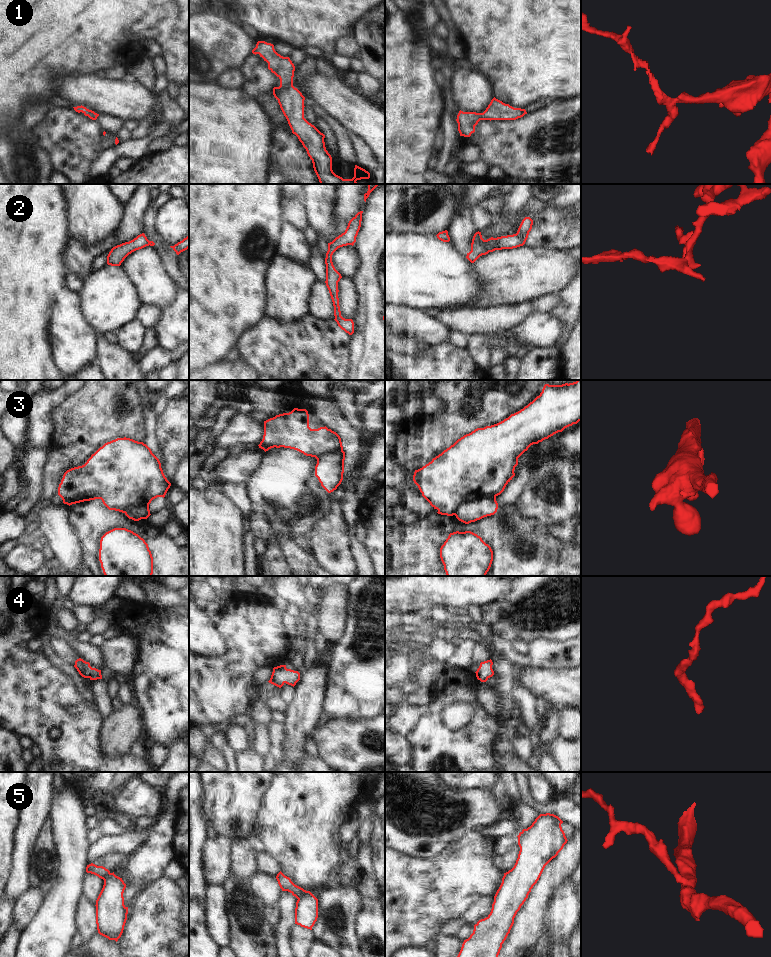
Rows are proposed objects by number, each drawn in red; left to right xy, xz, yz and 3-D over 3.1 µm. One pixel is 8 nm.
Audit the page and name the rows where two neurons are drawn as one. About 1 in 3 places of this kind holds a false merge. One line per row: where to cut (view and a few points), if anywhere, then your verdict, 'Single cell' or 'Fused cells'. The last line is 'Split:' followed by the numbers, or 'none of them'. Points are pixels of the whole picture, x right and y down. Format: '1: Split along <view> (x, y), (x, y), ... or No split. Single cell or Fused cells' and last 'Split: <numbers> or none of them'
1: No split. Single cell
2: Split along yz (515, 234), (524, 243). Fused cells
3: Split along yz (495, 496), (465, 501), (454, 514). Fused cells
4: No split. Single cell
5: Split along xz (306, 891), (297, 898). Fused cells
Split: 2, 3, 5

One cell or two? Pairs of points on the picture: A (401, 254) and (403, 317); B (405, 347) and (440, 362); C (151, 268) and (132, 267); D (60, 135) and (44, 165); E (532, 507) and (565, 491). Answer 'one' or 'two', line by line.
A: two
B: two
C: one
D: two
E: one

